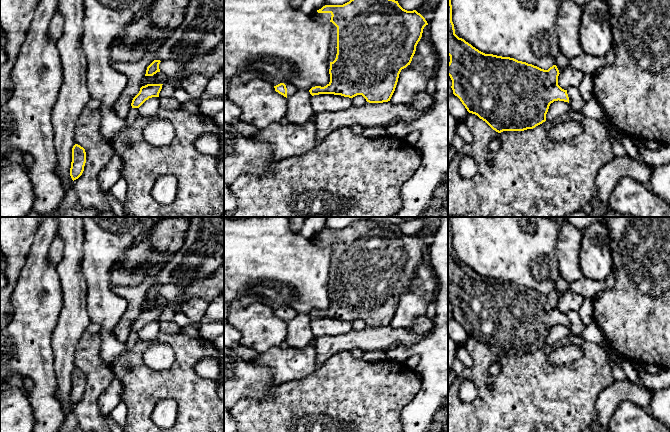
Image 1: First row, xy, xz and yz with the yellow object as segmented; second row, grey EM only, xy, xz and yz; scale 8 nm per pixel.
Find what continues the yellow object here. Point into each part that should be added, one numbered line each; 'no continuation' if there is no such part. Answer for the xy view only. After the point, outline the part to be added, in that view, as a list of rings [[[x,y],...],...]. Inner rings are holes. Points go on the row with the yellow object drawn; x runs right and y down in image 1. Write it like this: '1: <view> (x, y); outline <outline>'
no continuation

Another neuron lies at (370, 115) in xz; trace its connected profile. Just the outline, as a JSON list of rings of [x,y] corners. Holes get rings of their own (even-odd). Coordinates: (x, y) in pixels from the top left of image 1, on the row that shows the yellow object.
[[[369,103],[350,107],[341,111],[314,112],[310,119],[316,126],[316,143],[321,143],[333,130],[339,127],[360,125],[363,128],[387,128],[394,120],[401,120],[409,125],[417,118],[432,109],[432,105],[424,111],[412,108],[409,104]]]

